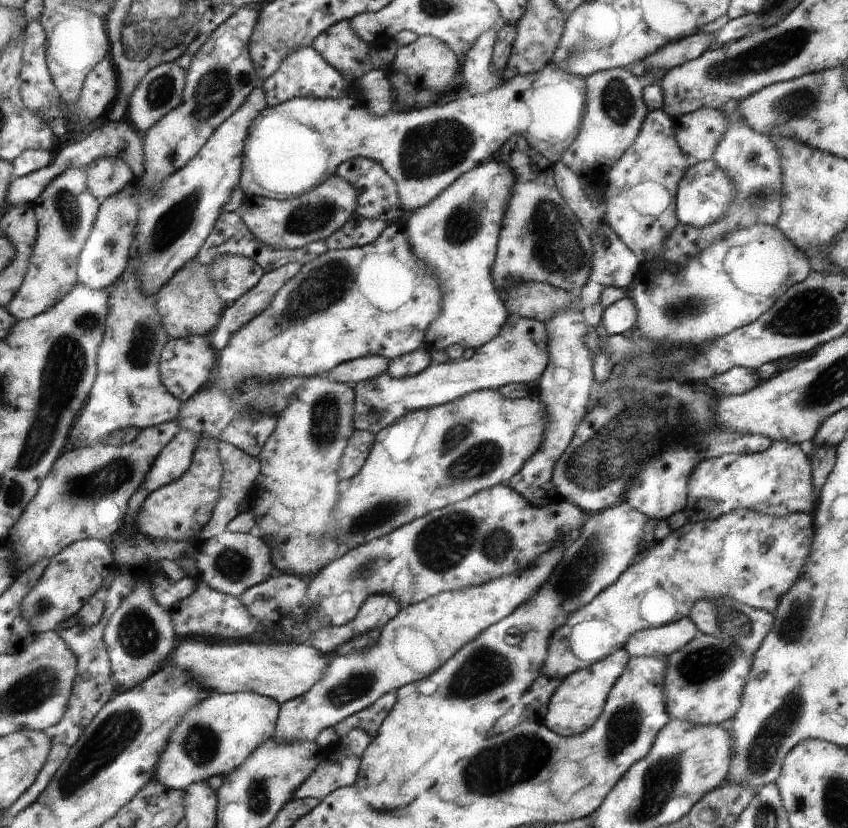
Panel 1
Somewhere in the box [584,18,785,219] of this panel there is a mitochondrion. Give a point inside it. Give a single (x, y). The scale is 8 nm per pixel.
(618, 104)

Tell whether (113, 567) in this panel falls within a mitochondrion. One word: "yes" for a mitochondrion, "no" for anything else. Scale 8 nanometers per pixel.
no

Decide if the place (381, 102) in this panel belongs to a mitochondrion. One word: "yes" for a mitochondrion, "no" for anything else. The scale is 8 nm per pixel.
no

